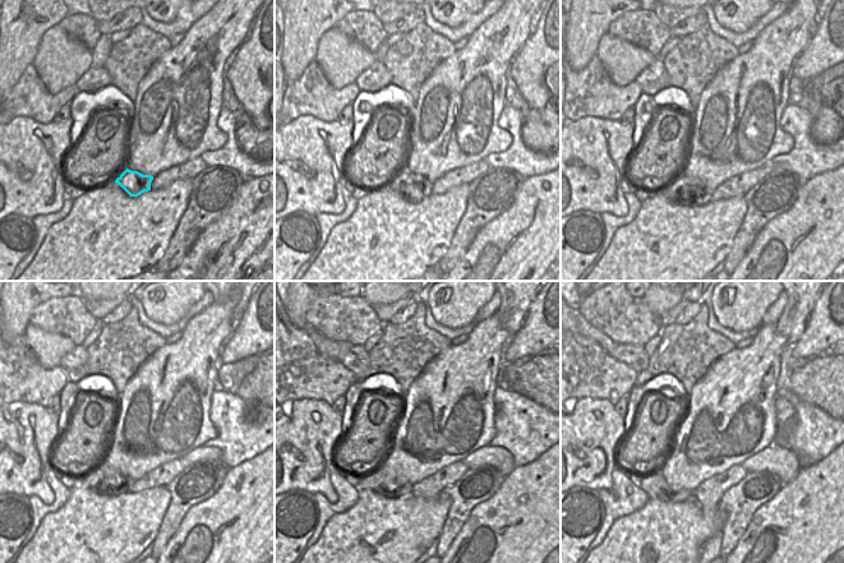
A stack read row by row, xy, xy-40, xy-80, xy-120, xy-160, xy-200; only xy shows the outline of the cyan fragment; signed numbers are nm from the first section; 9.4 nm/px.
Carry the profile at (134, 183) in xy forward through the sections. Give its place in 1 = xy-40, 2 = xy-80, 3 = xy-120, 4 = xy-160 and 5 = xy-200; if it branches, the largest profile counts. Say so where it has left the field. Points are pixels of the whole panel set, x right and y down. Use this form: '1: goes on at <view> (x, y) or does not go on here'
1: goes on at xy-40 (419, 187)
2: goes on at xy-80 (701, 197)
3: goes on at xy-120 (121, 489)
4: goes on at xy-160 (374, 481)
5: goes on at xy-200 (654, 485)

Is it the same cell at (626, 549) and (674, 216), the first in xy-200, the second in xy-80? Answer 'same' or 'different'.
same

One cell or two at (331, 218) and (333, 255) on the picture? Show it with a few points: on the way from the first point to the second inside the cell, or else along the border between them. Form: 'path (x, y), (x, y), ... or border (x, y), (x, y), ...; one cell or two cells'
border (355, 208), (345, 221), (332, 229), (318, 254); two cells

